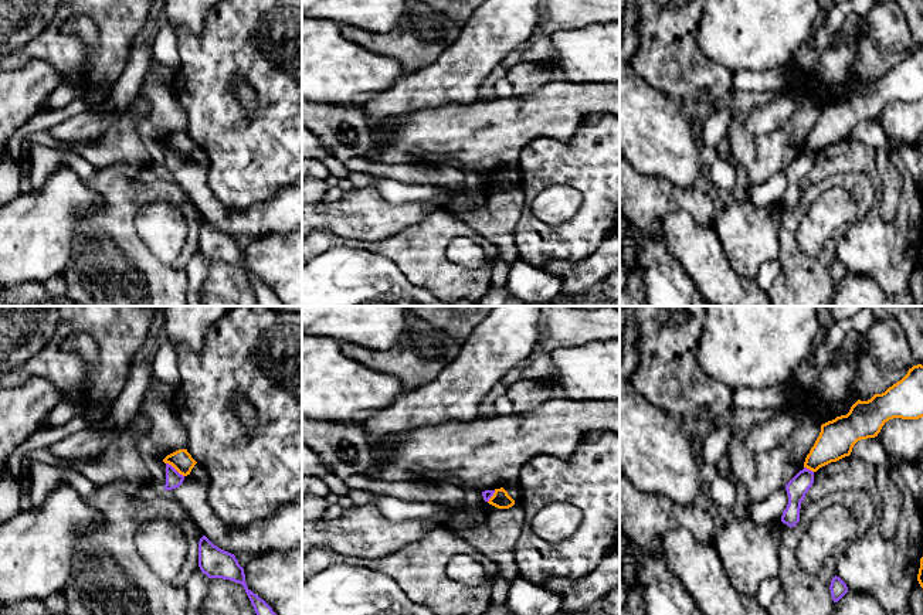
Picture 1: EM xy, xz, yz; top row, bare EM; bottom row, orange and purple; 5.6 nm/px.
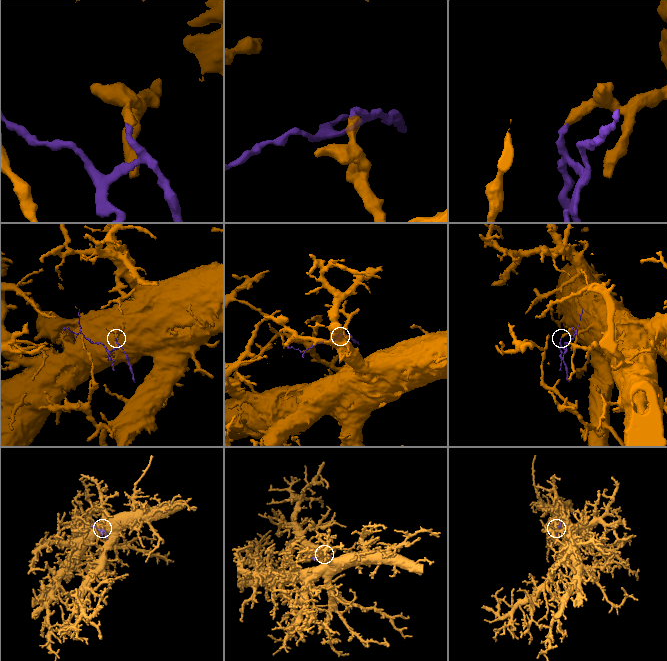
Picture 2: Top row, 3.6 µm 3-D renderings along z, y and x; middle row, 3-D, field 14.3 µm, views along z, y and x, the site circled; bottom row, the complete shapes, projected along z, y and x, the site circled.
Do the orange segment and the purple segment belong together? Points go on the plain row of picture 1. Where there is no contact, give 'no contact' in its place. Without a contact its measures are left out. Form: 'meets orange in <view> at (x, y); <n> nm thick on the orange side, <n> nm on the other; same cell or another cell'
meets orange in xy at (175, 150); 120 nm thick on the orange side, 100 nm on the other; another cell

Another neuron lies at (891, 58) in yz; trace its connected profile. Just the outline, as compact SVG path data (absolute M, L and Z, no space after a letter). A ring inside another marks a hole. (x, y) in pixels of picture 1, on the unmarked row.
M879 48L878 51L883 62L886 64L888 69L892 69L897 64L900 64L909 54L909 51L893 52L893 51L879 50Z

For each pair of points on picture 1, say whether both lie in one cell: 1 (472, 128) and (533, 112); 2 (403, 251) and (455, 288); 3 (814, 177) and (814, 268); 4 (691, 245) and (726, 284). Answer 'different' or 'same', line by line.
1: same
2: same
3: different
4: same

